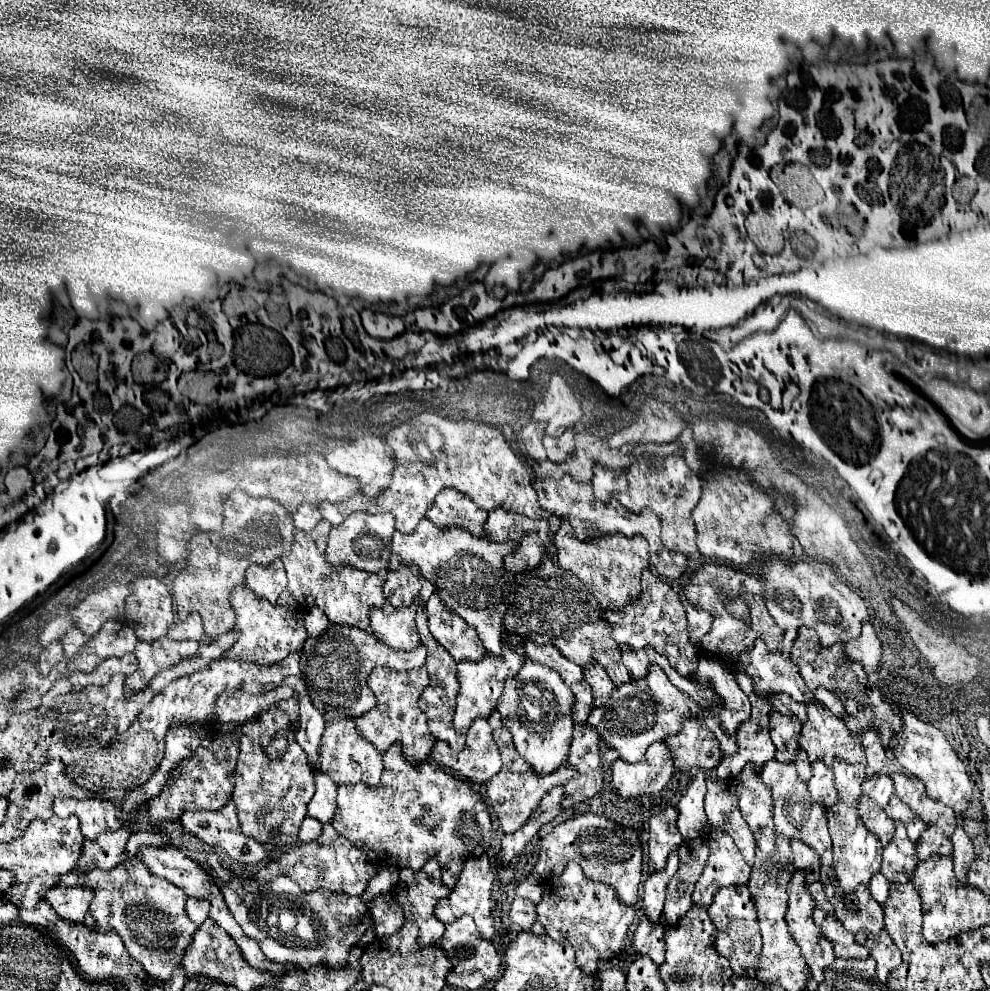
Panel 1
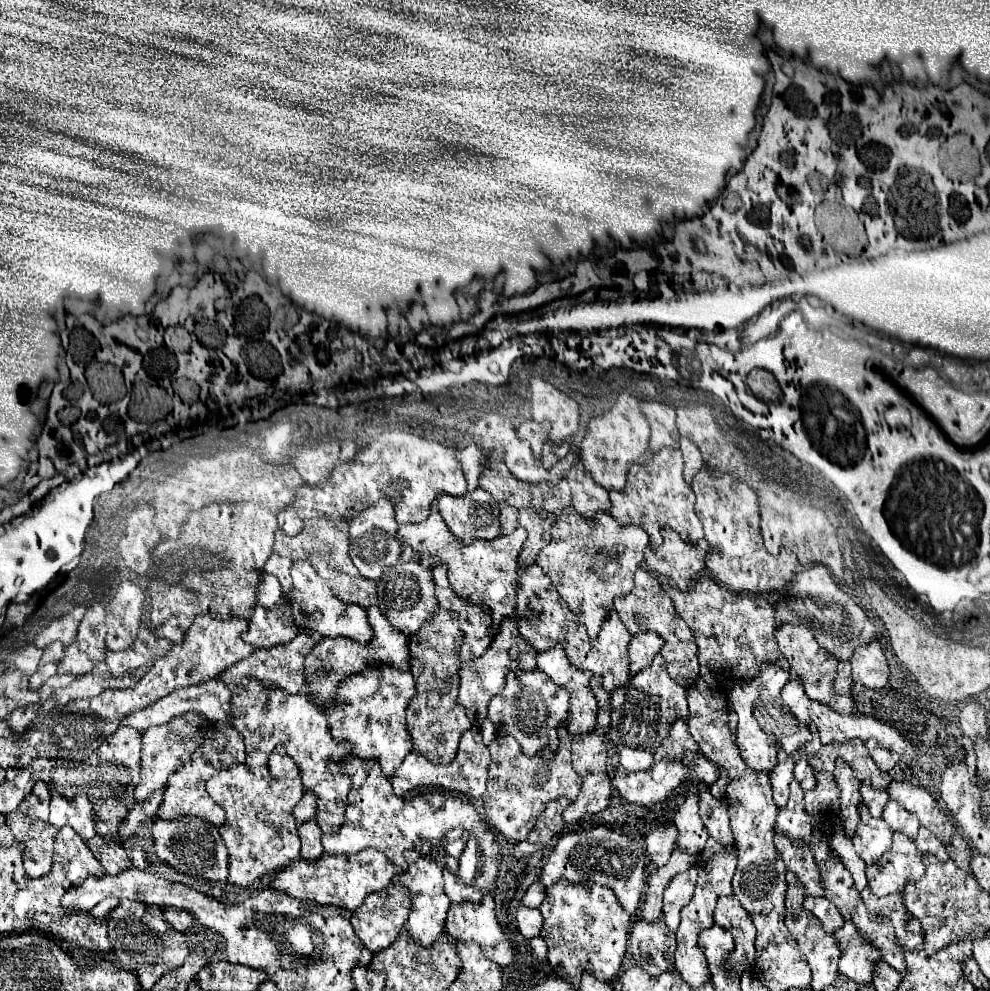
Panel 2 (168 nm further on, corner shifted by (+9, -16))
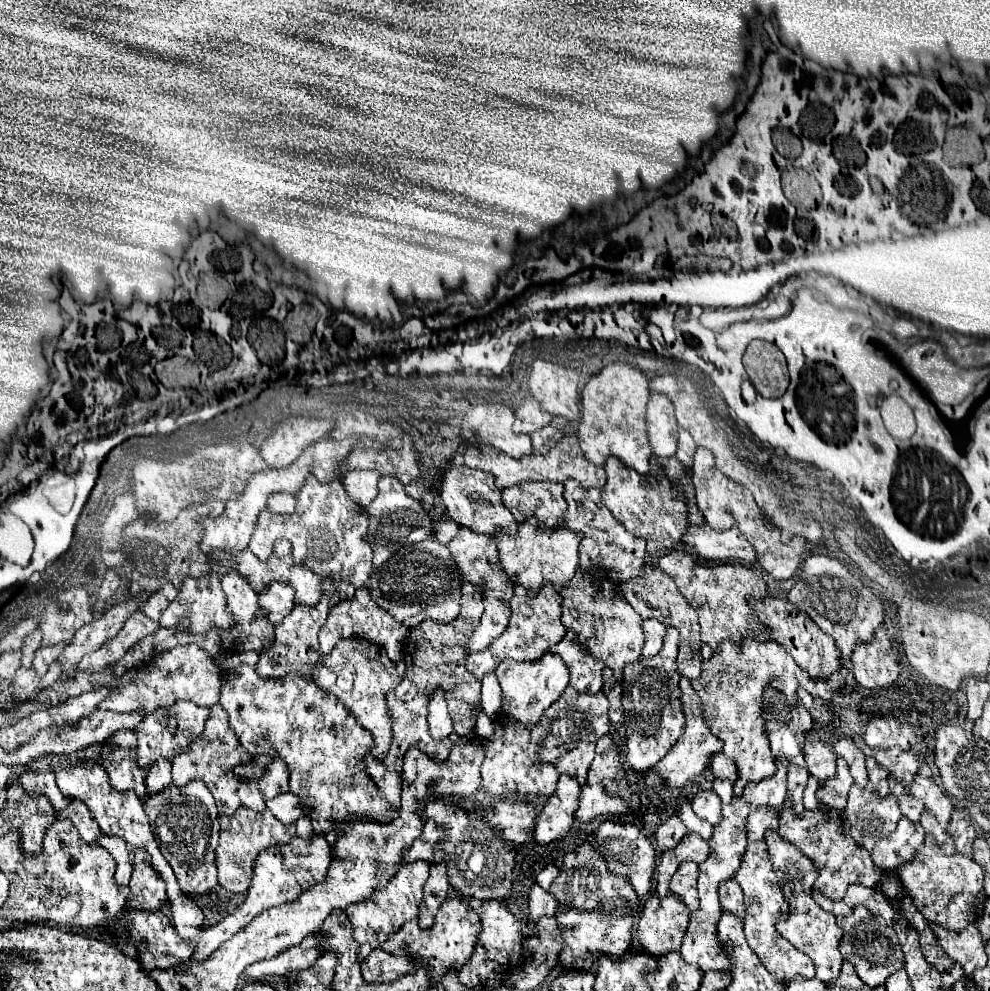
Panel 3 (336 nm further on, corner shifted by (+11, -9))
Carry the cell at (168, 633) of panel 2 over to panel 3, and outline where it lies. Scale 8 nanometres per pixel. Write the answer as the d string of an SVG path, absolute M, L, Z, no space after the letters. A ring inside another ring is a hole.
M170 583L162 585L162 589L158 589L158 591L142 605L142 611L144 611L150 619L158 621L160 615L162 615L162 611L174 601L176 593L178 593L178 591L174 589L174 585L170 585Z

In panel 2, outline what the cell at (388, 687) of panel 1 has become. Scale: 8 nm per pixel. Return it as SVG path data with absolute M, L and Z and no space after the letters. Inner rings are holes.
M368 666L362 674L340 682L338 704L328 712L328 724L336 742L350 744L352 754L362 760L378 760L384 774L393 776L404 758L412 752L412 736L406 730L408 700L416 694L414 676L392 666Z

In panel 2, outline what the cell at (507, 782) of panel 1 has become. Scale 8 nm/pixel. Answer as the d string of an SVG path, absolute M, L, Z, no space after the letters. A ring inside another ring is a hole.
M566 722L560 728L560 746L556 756L544 752L528 758L520 752L520 744L516 744L516 740L506 734L498 734L488 750L492 754L492 762L488 774L488 790L484 792L482 800L488 824L506 840L526 840L546 802L562 796L566 796L570 802L576 800L580 790L580 776L570 764L570 734L566 732Z

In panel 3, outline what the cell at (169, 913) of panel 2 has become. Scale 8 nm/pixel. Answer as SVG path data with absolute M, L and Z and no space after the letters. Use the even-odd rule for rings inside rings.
M136 849L134 853L134 871L130 877L130 899L128 905L140 911L160 911L166 905L164 881L156 877L150 855L146 849Z

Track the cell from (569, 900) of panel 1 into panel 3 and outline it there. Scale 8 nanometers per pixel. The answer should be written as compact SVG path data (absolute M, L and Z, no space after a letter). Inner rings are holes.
M582 843L576 851L564 857L558 879L550 885L550 893L558 899L558 925L564 935L564 951L560 953L560 965L568 969L586 969L596 955L618 957L624 955L632 943L632 931L642 913L642 899L634 893L634 887L622 877L614 877L606 869L602 855Z

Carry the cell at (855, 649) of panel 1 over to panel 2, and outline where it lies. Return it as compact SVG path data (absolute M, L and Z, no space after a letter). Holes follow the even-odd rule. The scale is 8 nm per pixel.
M872 640L866 646L854 650L850 660L854 682L862 682L866 688L882 688L888 682L888 662L884 652L878 648L878 642Z

